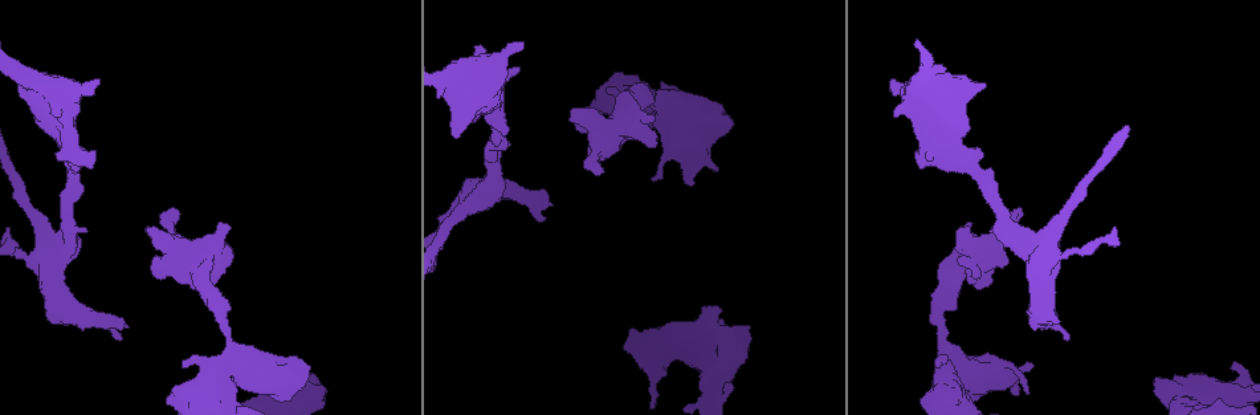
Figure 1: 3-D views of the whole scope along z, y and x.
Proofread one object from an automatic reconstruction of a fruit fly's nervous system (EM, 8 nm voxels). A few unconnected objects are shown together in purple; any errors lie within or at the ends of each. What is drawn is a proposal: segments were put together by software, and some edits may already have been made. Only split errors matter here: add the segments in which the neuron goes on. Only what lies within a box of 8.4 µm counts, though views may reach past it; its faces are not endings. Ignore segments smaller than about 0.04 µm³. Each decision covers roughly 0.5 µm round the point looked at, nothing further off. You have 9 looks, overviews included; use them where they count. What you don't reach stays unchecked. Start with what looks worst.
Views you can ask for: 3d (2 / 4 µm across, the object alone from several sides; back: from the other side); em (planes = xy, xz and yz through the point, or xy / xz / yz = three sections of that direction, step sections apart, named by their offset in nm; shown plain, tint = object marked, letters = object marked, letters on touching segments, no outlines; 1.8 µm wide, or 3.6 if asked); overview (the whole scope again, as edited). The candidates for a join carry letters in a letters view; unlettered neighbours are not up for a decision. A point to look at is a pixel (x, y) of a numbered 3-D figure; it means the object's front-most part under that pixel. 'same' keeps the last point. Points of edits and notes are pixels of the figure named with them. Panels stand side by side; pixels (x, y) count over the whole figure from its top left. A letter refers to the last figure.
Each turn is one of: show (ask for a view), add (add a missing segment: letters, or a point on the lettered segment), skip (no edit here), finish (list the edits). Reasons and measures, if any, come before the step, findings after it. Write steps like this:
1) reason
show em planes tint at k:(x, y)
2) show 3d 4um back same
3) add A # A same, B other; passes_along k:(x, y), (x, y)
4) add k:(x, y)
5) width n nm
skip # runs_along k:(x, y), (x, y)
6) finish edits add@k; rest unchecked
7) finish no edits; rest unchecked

branch stops here
show em xz step 8 letters at 1:(585, 110)

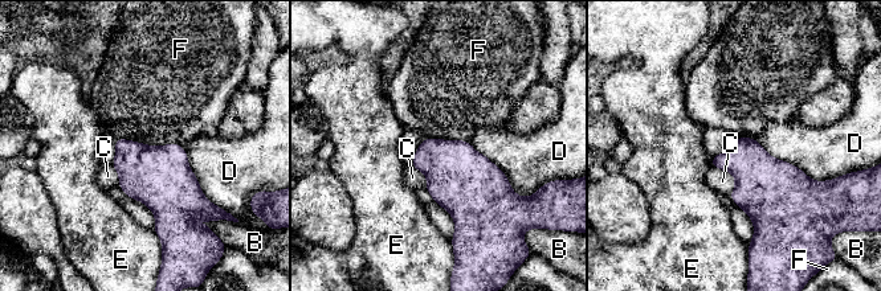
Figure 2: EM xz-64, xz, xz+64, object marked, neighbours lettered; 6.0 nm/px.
show em planes letters same

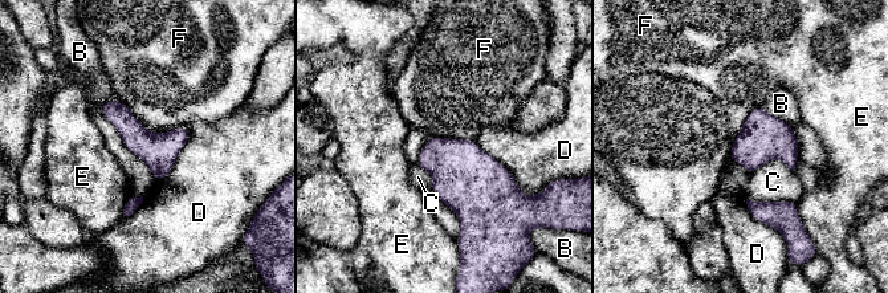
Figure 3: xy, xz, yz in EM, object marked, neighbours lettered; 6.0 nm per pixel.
skip # B other, C other, D other, E other, F other; border 3:(117, 98), (149, 130), (187, 129); no lettered segment goes on from it

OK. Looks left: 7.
branch stops here
show em planes letters at 1:(522, 45)

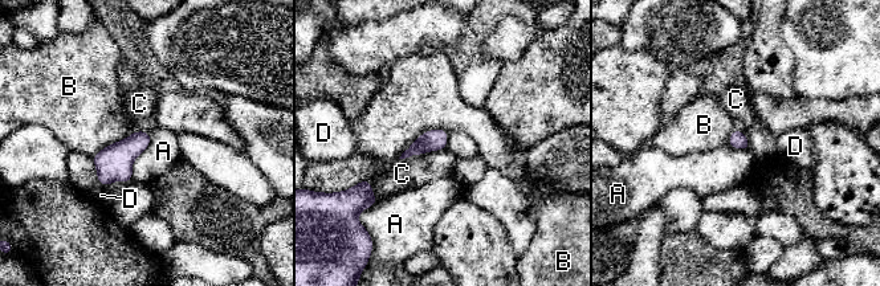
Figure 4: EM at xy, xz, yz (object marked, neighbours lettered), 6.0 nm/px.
longest_contact B 340 nm
skip # A other, B other, C other, D other; none of them fits

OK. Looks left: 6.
long arm stops here
show 3d 2um at 1:(1070, 337)

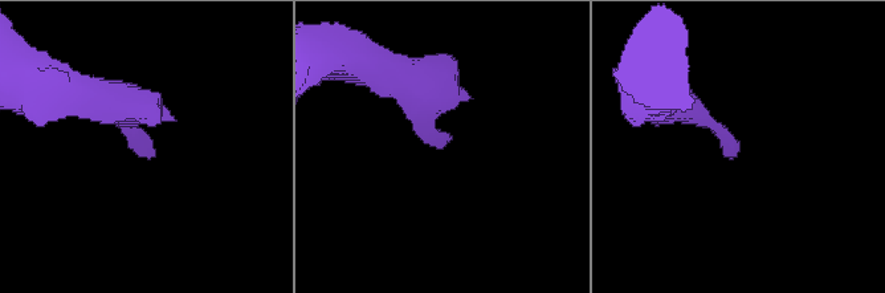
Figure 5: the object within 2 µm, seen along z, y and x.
need the tissue
show em yz step 4 letters at 5:(154, 156)

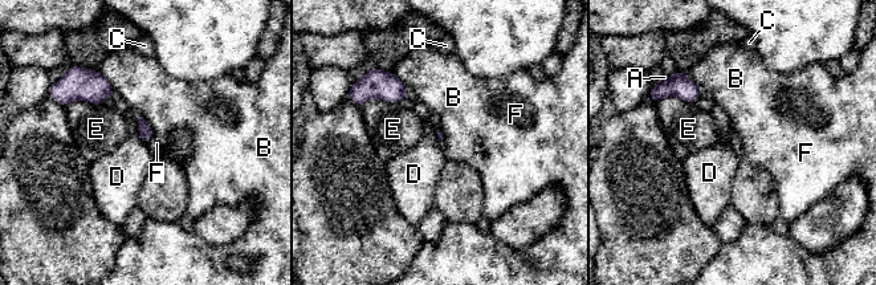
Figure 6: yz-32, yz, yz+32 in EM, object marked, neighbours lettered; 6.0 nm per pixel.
show em planes letters same

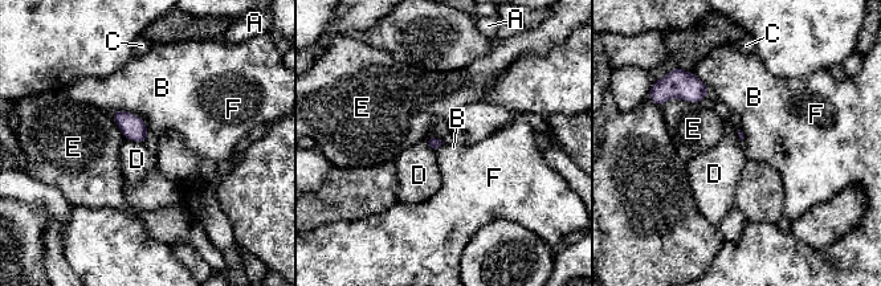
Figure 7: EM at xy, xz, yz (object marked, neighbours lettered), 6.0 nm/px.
skip # A other, B other, C other, D other, E other, F other; border 7:(444, 141), (431, 138), (427, 142); no lettered segment goes on from it

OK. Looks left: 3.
abrupt turn
show em 3.6um yz step 16 tint at 1:(225, 358)

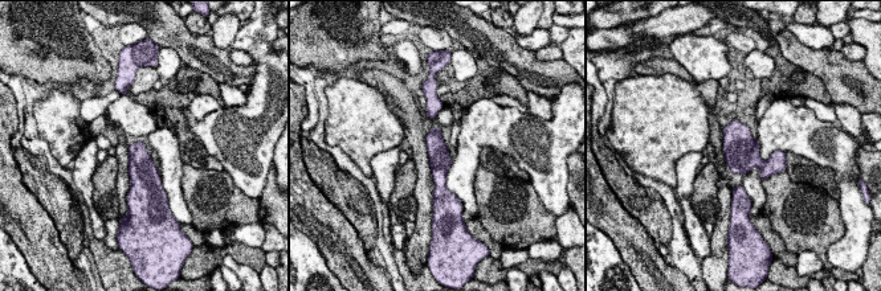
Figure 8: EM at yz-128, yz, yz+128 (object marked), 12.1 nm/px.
another direction
show em 3.6um planes letters same

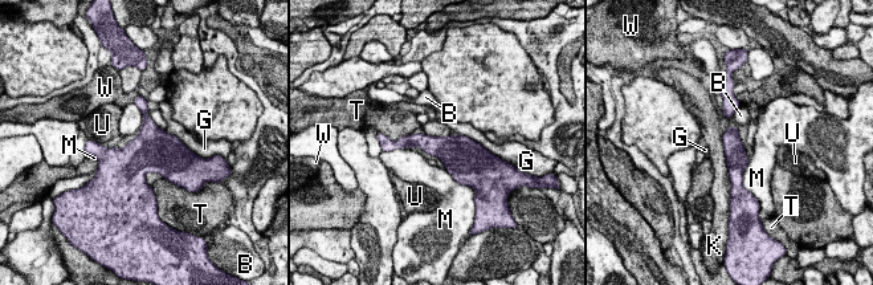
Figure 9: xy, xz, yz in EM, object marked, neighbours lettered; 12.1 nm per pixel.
longest_contact K 750 nm
skip # B other, G other, K other, M other, T other, U other, W other; runs_along 9:(731, 130), (735, 186); none of them fits

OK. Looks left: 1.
finish no edits; rest unchecked

